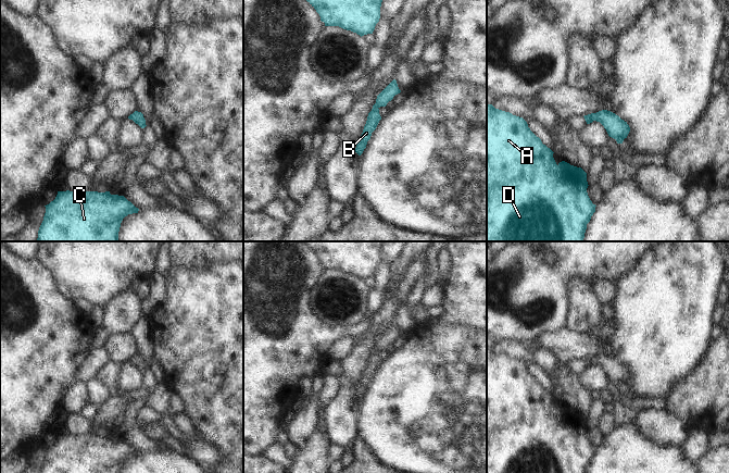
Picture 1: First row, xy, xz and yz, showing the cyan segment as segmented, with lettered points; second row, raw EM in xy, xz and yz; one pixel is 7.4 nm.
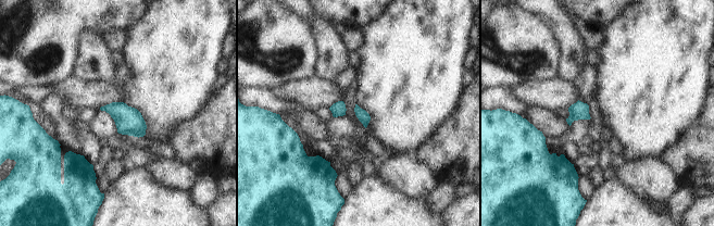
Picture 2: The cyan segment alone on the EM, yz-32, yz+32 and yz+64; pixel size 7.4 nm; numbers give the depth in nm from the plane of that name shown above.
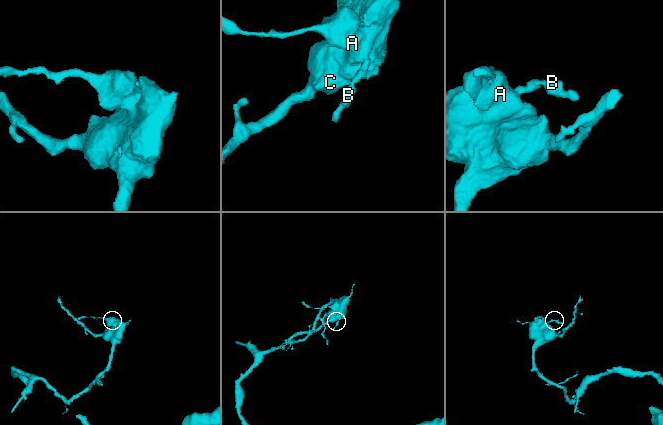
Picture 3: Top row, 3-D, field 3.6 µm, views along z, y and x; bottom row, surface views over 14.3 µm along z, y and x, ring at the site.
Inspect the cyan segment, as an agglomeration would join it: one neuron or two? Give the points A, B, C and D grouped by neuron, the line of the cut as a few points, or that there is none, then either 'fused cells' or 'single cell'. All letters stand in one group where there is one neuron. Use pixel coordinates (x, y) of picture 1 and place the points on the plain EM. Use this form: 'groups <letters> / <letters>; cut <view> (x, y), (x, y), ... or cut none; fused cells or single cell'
groups A B C D; cut none; single cell

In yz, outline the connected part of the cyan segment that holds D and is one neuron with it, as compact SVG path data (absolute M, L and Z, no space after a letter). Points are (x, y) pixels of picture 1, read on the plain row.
M487 347L487 473L587 473L587 468L595 456L595 448L590 444L587 432L587 416L581 412L562 404L558 408L553 401L553 395L542 387L528 371L527 365L519 360L495 352Z

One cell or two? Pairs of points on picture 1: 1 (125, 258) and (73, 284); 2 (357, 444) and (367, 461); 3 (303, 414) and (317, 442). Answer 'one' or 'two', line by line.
1: one
2: one
3: two

